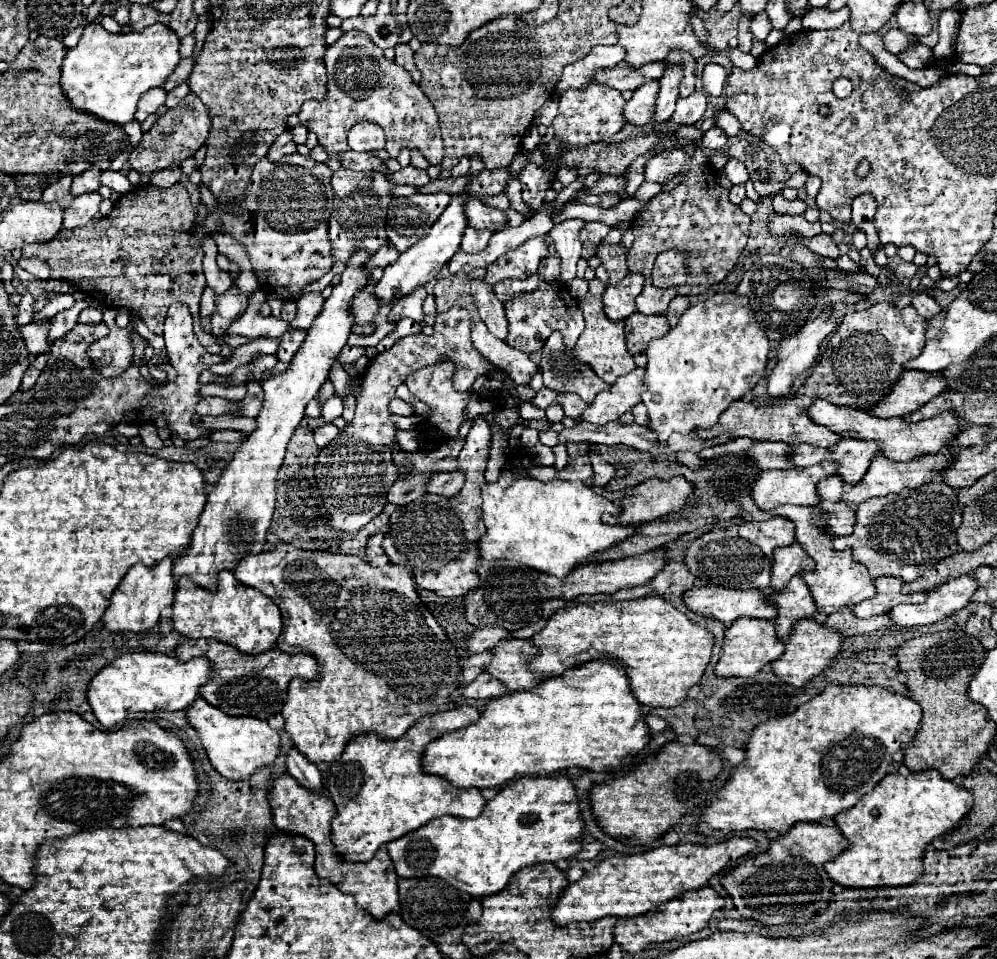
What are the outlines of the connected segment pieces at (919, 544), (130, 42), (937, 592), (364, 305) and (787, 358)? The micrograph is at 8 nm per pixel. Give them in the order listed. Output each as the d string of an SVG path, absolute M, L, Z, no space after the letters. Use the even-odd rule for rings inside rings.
M936 479L920 489L902 489L900 493L872 497L856 507L854 533L846 537L834 537L832 549L852 549L856 563L868 567L870 577L900 577L902 581L914 581L932 563L942 561L958 551L956 529L960 527L962 513L956 499L956 491L944 481Z
M88 23L78 45L70 49L62 63L60 85L64 97L76 111L94 115L100 121L126 125L134 119L138 99L154 87L162 87L180 61L178 37L162 23L154 23L136 33L112 35L98 23Z
M960 575L932 591L928 591L926 601L920 605L896 605L890 609L890 619L896 627L918 627L932 625L954 611L960 611L970 603L970 597L978 589L974 577Z
M362 289L354 301L352 301L352 315L356 323L372 323L376 311L380 309L380 303L376 301L372 289Z
M818 313L816 321L808 321L802 331L794 337L782 339L782 347L778 349L778 363L770 371L768 379L768 395L780 399L792 391L794 379L806 371L818 355L820 341L836 329L838 321L826 313Z

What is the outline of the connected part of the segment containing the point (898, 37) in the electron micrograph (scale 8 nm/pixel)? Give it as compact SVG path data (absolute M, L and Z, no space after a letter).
M890 29L886 35L884 35L884 47L890 51L890 53L894 53L894 55L898 55L898 53L902 53L902 51L908 51L908 49L912 49L914 45L918 45L918 39L912 35L912 37L908 37L904 31L900 31L900 29Z

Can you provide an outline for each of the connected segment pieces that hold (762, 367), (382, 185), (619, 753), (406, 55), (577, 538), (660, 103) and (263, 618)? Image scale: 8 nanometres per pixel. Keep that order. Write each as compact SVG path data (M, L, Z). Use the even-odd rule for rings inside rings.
M716 293L706 301L696 303L684 311L678 325L672 327L664 337L652 339L648 345L648 365L646 365L646 385L648 391L642 393L642 403L648 407L650 429L658 433L660 441L666 441L672 433L692 433L698 427L708 429L718 423L718 417L728 409L728 405L750 391L766 373L770 353L770 341L764 329L758 325L754 311L744 295L736 293Z
M338 169L332 173L330 185L334 189L334 209L328 219L328 239L332 243L334 261L346 263L356 247L364 247L368 253L376 253L384 243L388 243L386 213L392 201L388 195L392 183L386 179L386 175L376 171L356 173L350 169Z
M594 659L594 661L588 661L584 665L578 665L578 667L572 667L572 669L566 669L562 675L552 675L552 677L544 677L542 679L542 685L540 687L532 687L532 689L526 689L526 691L512 691L512 693L504 693L500 697L494 697L492 701L488 701L486 709L480 713L480 719L468 727L462 727L458 731L450 731L450 733L444 733L442 737L436 737L432 743L428 743L428 747L424 749L422 753L422 771L428 773L428 775L438 775L438 777L444 777L446 781L450 781L454 787L460 787L460 789L468 789L468 787L476 787L476 789L486 789L486 787L502 787L506 785L508 781L516 779L516 777L526 777L526 775L550 775L554 771L560 771L560 769L574 769L574 767L580 767L580 769L590 769L590 771L608 771L608 769L622 769L626 767L632 757L642 751L646 745L648 745L648 733L650 729L646 727L646 723L642 721L642 705L636 701L636 697L630 693L630 685L628 685L628 677L624 673L622 667L614 667L612 663L608 661L602 661L602 659Z
M398 45L396 47L396 59L398 65L402 65L404 69L408 69L408 73L412 75L412 79L418 83L420 81L420 71L414 65L414 51L410 49L410 45Z
M508 465L502 467L500 479L496 483L486 483L482 487L482 521L486 525L484 537L478 539L478 553L486 561L494 559L508 559L522 565L528 565L536 571L550 573L556 577L566 577L578 563L588 561L596 553L602 553L604 549L616 545L618 541L624 541L632 535L634 527L620 527L620 525L604 525L600 517L604 513L618 515L620 507L604 499L602 495L594 493L592 487L584 485L582 481L538 481L532 477L514 475L512 471L506 471Z
M666 65L666 73L660 79L660 93L658 93L656 107L654 107L654 117L652 117L654 125L664 123L664 121L668 121L672 117L674 105L678 101L678 85L680 85L682 77L684 77L682 67Z
M220 571L216 591L196 585L190 577L180 577L172 603L174 629L190 639L216 639L234 645L242 653L258 655L276 643L282 633L282 615L278 605L264 593L240 583L232 571Z

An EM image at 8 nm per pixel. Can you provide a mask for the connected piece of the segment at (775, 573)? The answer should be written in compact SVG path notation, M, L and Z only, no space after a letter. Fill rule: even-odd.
M798 543L788 547L778 547L774 549L770 587L774 591L782 591L794 575L798 575L800 571L810 571L812 567L814 561L804 553L804 549Z

